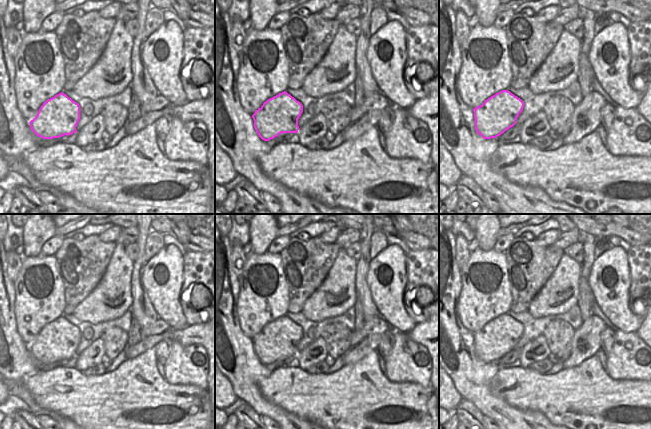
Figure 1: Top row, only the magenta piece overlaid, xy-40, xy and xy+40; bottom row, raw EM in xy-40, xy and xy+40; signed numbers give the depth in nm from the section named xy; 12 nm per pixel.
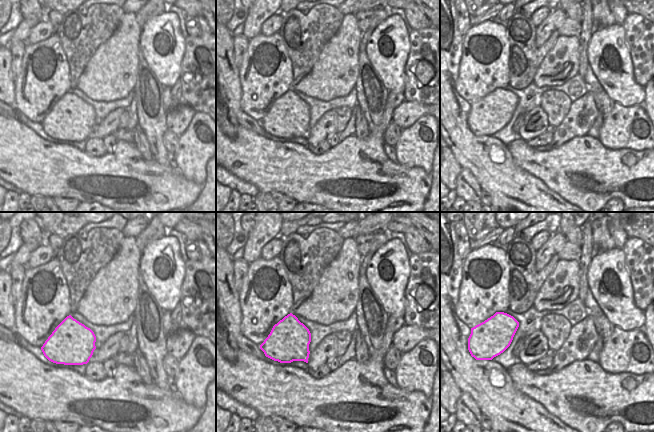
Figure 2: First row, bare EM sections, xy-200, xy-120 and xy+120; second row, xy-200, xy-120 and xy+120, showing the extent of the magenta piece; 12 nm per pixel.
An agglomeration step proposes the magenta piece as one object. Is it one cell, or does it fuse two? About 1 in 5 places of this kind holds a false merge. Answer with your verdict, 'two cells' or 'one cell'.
one cell

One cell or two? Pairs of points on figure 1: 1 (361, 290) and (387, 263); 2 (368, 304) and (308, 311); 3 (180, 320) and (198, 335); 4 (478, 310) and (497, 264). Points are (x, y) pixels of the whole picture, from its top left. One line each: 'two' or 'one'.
1: two
2: two
3: two
4: one

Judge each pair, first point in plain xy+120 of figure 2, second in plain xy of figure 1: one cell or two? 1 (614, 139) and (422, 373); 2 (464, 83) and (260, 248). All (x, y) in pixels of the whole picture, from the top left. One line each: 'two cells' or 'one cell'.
1: one cell
2: two cells

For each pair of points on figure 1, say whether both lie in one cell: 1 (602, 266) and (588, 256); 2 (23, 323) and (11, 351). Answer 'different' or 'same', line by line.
1: different
2: different

